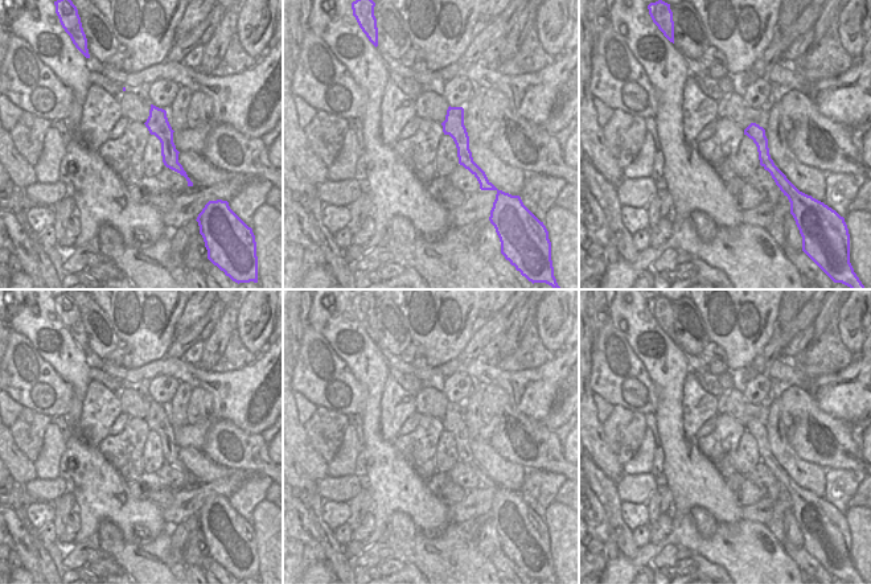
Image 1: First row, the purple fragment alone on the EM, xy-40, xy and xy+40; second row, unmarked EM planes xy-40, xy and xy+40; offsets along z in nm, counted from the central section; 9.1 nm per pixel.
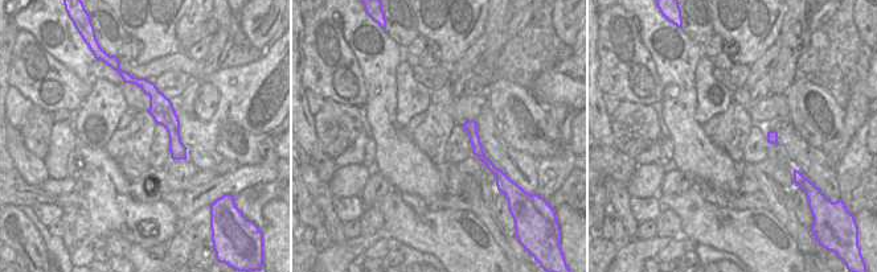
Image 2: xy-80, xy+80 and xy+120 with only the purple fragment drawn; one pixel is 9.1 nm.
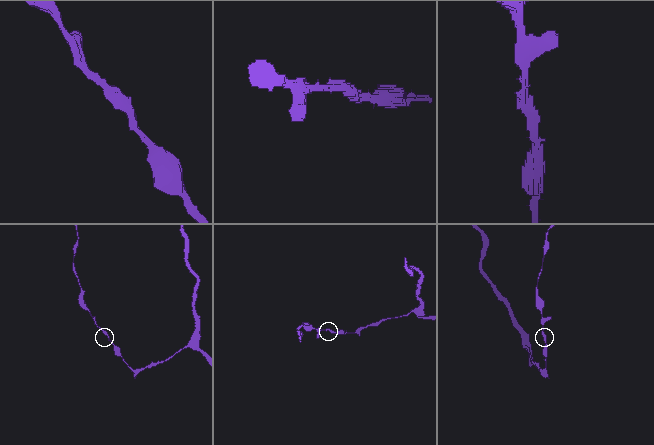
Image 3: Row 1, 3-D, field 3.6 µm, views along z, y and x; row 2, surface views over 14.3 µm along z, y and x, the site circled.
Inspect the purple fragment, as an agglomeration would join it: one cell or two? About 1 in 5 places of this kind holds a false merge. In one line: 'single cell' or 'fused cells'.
single cell

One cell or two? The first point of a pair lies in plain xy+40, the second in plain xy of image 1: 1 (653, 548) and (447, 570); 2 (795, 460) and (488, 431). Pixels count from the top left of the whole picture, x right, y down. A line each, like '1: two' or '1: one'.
1: two
2: two

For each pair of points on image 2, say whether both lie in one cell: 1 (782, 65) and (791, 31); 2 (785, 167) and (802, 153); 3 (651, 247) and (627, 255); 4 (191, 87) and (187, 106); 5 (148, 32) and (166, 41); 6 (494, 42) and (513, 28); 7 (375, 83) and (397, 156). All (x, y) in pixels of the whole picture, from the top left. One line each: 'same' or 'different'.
1: same
2: different
3: same
4: same
5: same
6: different
7: same

